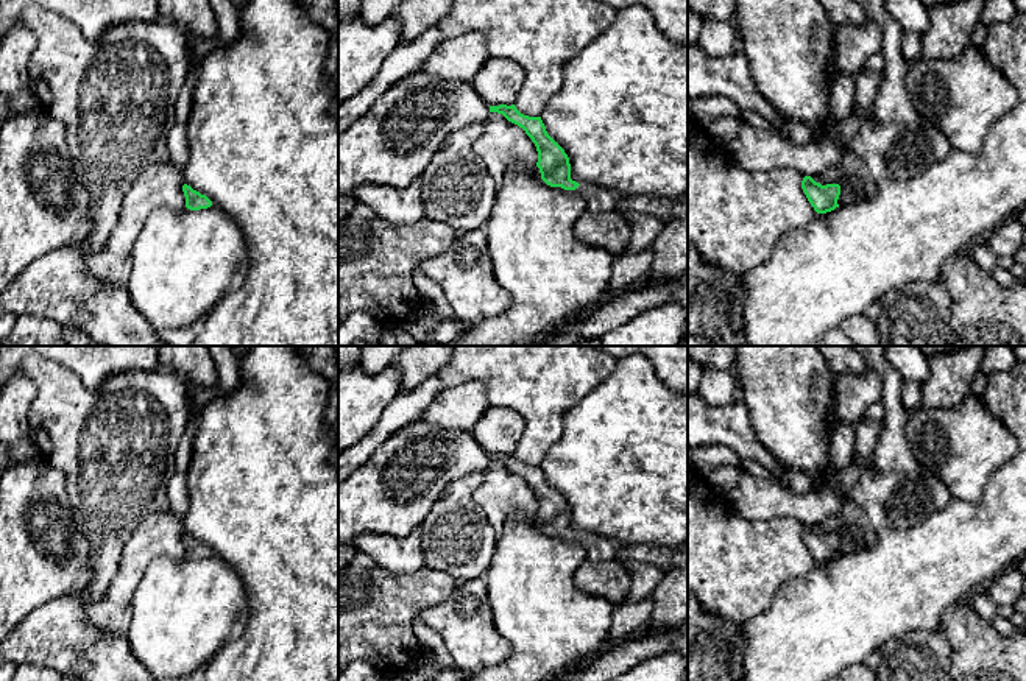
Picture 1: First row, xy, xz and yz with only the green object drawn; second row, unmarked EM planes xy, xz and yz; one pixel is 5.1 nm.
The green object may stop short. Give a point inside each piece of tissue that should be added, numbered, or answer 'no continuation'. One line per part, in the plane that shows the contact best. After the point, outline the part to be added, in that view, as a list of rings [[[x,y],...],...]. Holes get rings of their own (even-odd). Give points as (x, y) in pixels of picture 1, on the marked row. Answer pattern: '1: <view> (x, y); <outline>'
1: xz (597, 200); [[[580,184],[574,192],[585,198],[589,212],[617,212],[619,203],[625,198],[619,192],[610,192],[591,184]]]

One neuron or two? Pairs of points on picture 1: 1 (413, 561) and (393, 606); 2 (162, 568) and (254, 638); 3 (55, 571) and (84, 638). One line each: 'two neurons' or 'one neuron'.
1: two neurons
2: two neurons
3: two neurons

